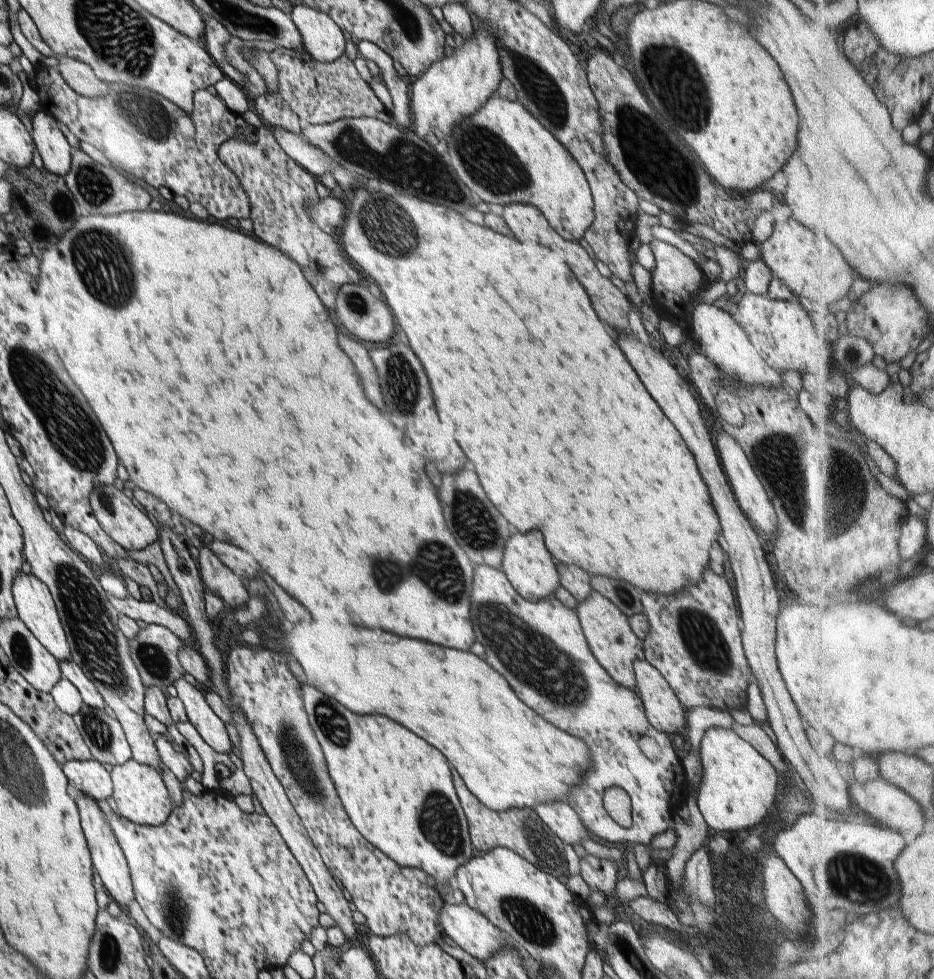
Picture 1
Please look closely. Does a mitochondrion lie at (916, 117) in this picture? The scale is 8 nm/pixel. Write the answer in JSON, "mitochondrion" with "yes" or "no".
{"mitochondrion":"no"}

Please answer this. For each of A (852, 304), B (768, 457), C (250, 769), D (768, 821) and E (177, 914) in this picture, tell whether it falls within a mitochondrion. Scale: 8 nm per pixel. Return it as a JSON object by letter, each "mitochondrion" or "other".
{"A":"other","B":"mitochondrion","C":"other","D":"other","E":"mitochondrion"}

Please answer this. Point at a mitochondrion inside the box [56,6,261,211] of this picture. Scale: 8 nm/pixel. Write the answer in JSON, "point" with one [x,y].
{"point":[143,115]}

